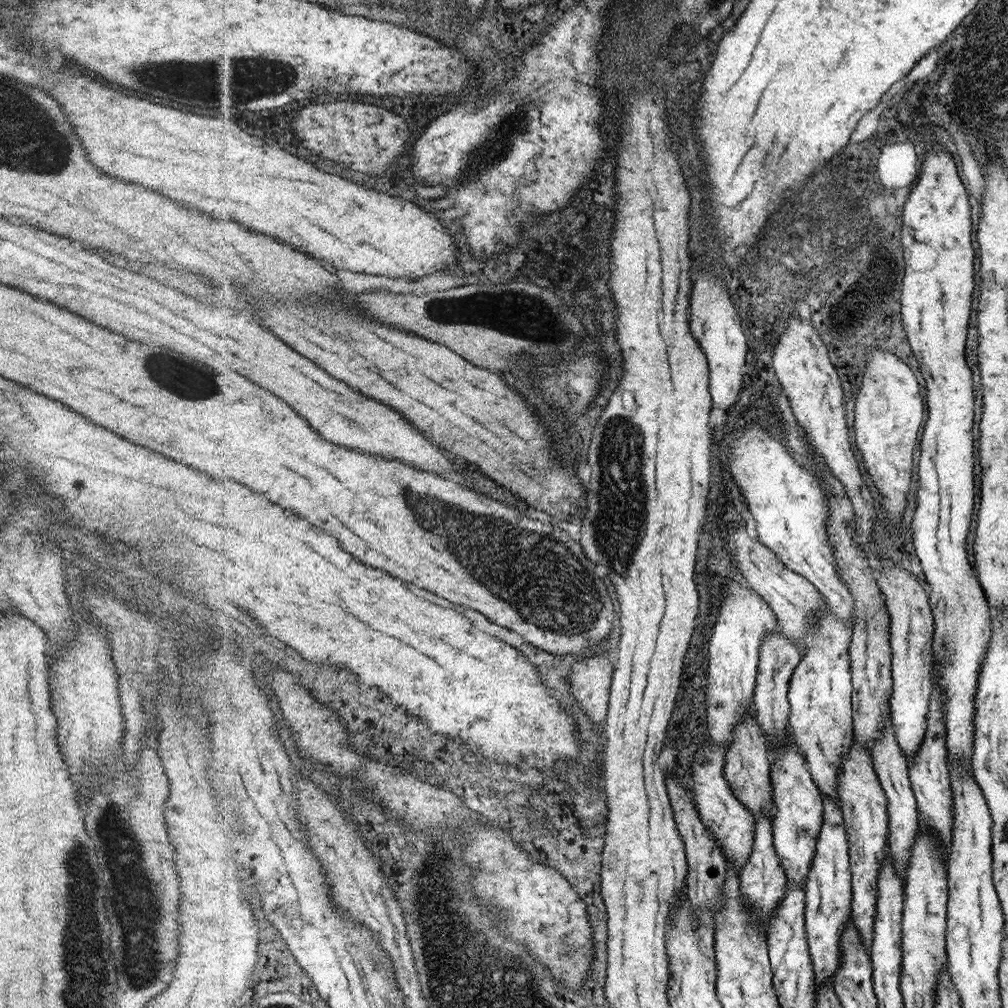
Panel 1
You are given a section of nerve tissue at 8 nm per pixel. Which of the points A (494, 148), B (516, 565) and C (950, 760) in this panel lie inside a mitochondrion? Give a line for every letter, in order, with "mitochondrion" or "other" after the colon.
A: mitochondrion
B: mitochondrion
C: other

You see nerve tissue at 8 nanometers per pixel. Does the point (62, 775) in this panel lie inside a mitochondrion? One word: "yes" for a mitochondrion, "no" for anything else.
no

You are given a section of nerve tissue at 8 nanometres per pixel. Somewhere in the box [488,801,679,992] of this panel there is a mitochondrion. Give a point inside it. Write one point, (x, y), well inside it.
(570, 952)

